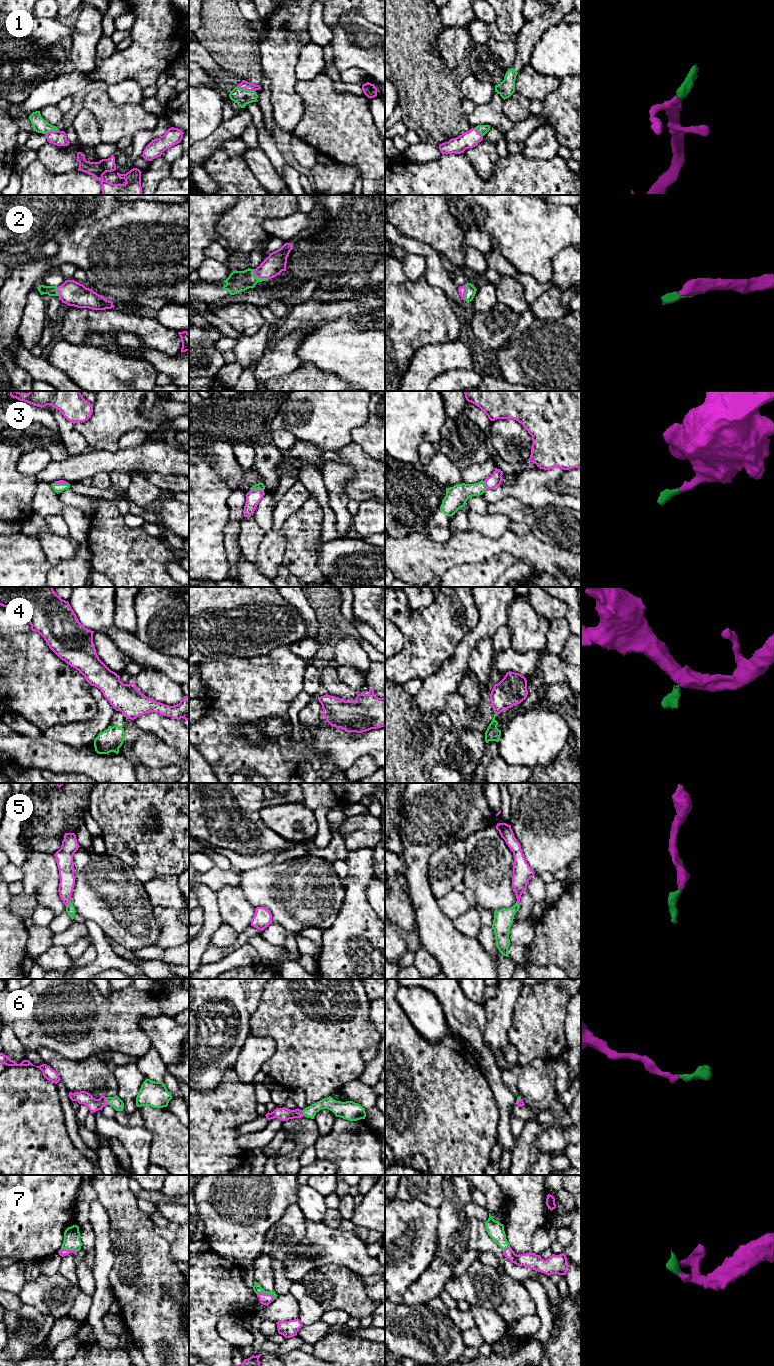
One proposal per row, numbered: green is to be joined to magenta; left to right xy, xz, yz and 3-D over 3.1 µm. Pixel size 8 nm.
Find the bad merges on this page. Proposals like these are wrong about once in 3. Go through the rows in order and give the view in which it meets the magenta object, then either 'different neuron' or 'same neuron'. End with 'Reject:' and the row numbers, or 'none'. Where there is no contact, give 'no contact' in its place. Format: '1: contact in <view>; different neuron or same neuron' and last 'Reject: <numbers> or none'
1: contact in xz; same neuron
2: contact in xz; same neuron
3: contact in xz; same neuron
4: contact in yz; different neuron
5: contact in xy; same neuron
6: contact in xy; same neuron
7: contact in xz; same neuron
Reject: 4

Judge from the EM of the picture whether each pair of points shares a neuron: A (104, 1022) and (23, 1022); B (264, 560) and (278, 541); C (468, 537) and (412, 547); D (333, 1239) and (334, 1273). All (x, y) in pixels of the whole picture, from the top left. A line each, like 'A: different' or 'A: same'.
A: same
B: same
C: same
D: different

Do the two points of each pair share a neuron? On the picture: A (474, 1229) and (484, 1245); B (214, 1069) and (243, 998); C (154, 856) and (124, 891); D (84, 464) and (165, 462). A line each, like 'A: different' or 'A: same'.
A: same
B: same
C: different
D: same

